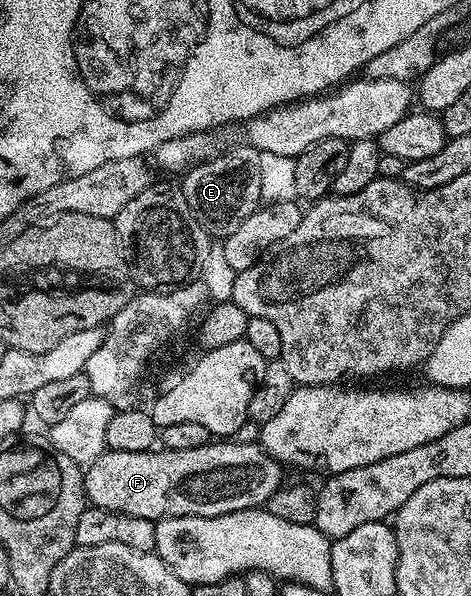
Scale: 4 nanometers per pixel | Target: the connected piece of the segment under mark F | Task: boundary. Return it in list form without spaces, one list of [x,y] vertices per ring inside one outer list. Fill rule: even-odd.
[[[208,442],[196,449],[181,450],[175,452],[173,449],[164,447],[162,450],[152,450],[149,452],[112,452],[110,450],[102,452],[100,456],[91,464],[86,465],[83,472],[83,491],[86,499],[90,501],[94,507],[104,508],[110,512],[120,512],[121,514],[129,514],[133,518],[145,518],[146,520],[159,521],[169,516],[219,516],[227,515],[237,510],[245,510],[246,508],[258,508],[266,505],[267,499],[284,483],[283,472],[284,465],[278,460],[274,460],[268,452],[263,451],[258,443],[252,444],[231,444],[235,442]]]

